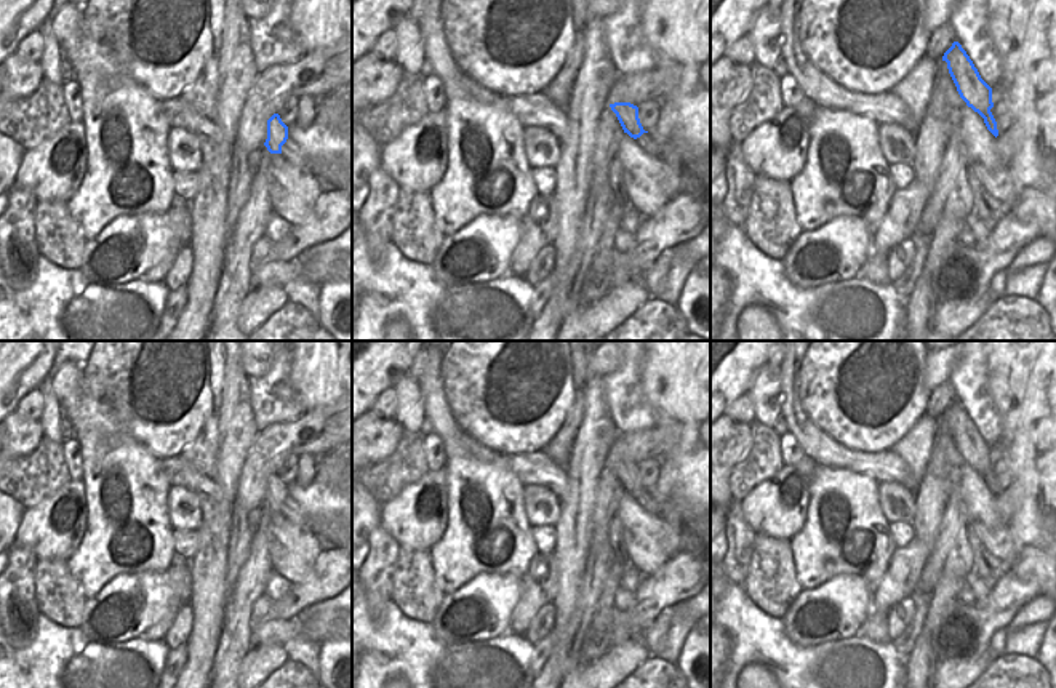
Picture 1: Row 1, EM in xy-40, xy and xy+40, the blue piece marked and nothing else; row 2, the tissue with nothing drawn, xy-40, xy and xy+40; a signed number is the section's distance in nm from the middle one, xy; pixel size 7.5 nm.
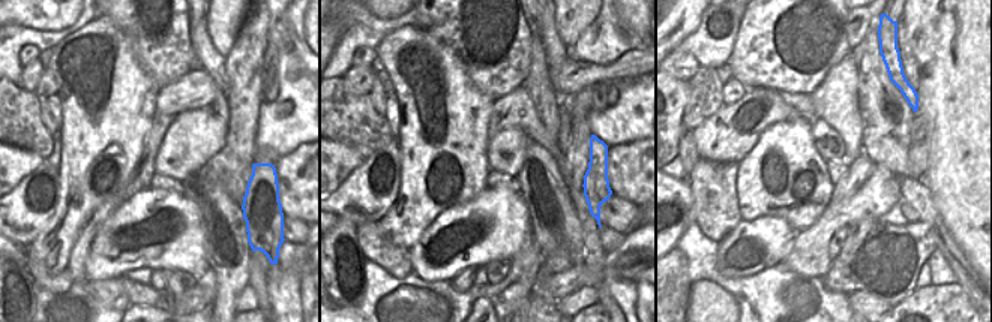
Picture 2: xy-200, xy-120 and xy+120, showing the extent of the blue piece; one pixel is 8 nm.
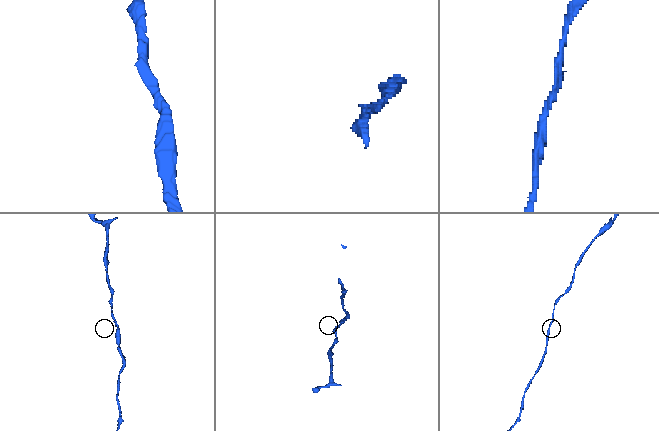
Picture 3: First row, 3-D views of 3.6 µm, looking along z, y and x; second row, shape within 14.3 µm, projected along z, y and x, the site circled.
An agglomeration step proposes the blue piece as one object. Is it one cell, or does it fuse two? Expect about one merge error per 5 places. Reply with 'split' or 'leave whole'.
leave whole

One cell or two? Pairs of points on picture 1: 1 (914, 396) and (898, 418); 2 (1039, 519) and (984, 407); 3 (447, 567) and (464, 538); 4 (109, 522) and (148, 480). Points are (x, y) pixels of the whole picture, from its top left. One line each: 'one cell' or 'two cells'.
1: one cell
2: two cells
3: one cell
4: one cell

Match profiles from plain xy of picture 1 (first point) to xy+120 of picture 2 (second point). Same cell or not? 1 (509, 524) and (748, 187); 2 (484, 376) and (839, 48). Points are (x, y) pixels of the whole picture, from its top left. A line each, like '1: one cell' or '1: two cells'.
1: one cell
2: one cell

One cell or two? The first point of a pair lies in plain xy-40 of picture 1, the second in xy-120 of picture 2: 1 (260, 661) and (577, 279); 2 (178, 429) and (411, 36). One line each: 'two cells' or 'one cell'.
1: two cells
2: two cells

